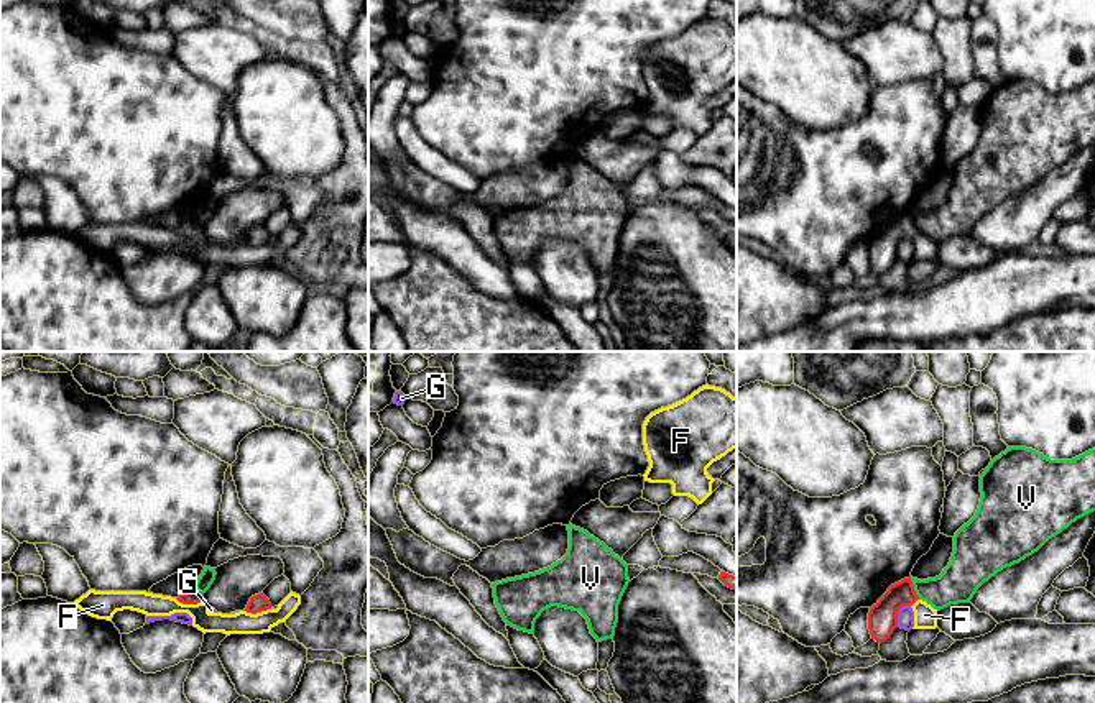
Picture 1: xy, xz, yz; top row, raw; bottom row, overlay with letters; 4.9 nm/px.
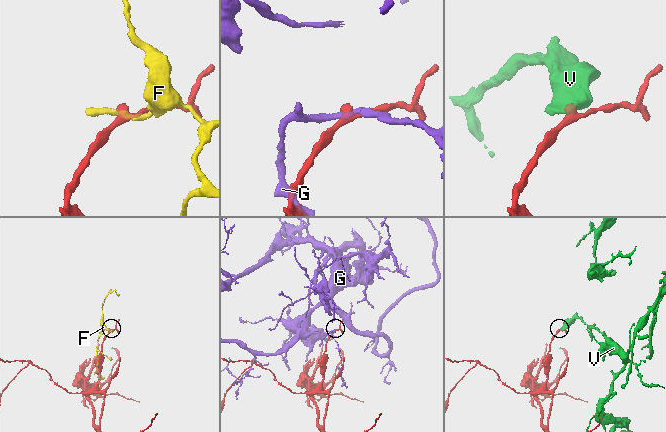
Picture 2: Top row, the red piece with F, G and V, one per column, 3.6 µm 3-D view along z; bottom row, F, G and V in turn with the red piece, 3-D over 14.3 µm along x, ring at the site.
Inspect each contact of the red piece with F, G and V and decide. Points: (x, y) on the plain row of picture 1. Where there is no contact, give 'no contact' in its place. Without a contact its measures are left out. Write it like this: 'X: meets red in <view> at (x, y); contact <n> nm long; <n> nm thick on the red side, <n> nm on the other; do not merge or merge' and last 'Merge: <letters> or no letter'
F: meets red in xy at (189, 235); contact 150 nm long; 80 nm thick on the red side, 110 nm on the other; do not merge
G: meets red in yz at (898, 243); contact 130 nm long; 140 nm thick on the red side, 80 nm on the other; do not merge
V: meets red in yz at (913, 220); contact 120 nm long; 140 nm thick on the red side, 190 nm on the other; do not merge
Merge: no letter

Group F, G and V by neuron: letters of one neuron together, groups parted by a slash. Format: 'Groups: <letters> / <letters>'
Groups: F / G / V

